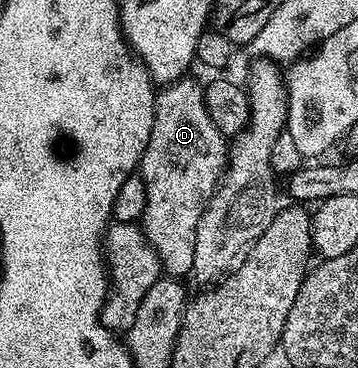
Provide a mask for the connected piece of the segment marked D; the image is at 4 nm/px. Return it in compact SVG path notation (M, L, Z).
M190 77L178 78L157 91L152 136L148 136L140 163L146 189L140 225L158 253L163 271L170 276L191 273L192 256L196 256L196 224L200 224L200 216L217 192L228 165L228 142L208 116L203 83Z

